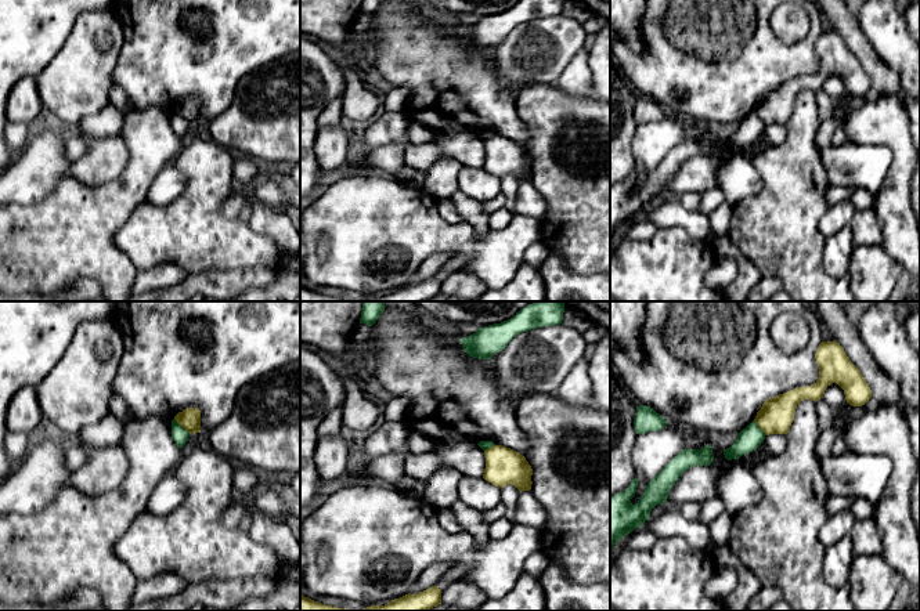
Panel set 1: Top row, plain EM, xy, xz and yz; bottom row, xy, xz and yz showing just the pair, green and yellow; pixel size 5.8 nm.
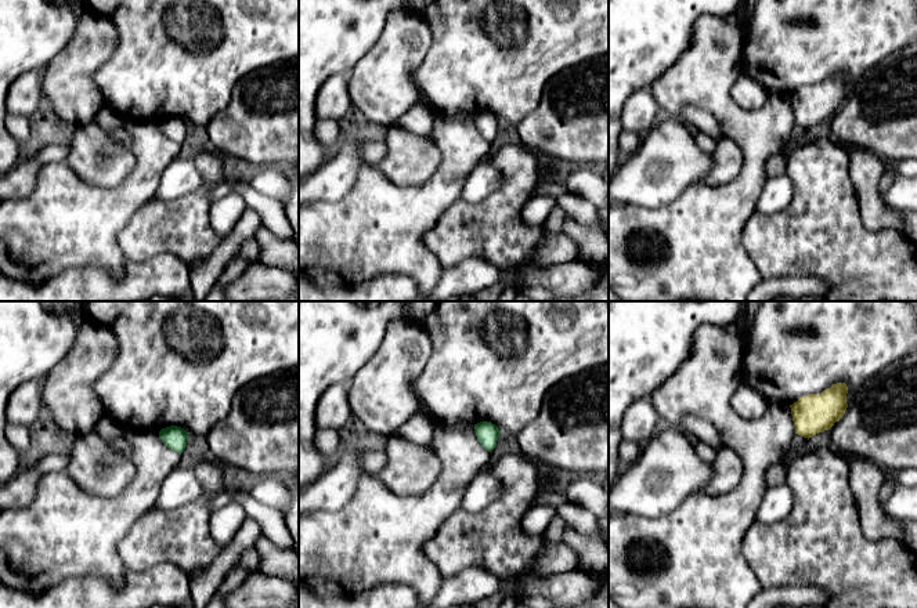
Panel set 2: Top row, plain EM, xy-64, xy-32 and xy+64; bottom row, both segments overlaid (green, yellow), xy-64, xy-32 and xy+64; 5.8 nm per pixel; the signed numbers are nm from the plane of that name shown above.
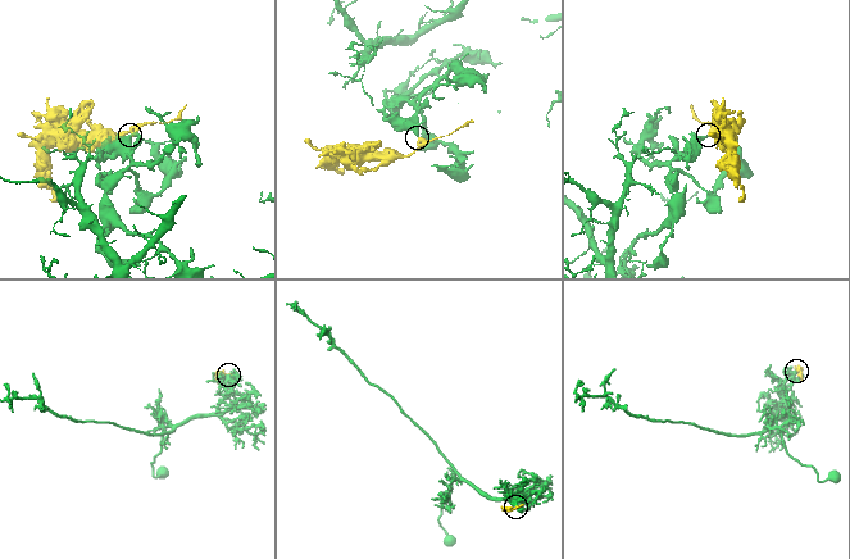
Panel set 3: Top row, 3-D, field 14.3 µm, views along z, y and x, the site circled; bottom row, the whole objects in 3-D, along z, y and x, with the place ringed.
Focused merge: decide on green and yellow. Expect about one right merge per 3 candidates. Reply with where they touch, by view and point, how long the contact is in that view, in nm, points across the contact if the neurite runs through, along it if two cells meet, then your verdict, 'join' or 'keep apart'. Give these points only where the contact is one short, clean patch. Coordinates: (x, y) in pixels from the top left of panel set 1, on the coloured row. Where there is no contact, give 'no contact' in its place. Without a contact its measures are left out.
contact xy (180, 425); length 130 nm; border xy (173, 419), (190, 433); keep apart

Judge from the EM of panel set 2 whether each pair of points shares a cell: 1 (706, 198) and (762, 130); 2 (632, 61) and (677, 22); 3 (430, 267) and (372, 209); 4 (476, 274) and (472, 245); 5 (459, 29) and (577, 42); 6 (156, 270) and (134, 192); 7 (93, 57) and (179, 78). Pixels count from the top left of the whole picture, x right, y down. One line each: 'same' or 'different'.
1: same
2: same
3: same
4: different
5: same
6: different
7: different

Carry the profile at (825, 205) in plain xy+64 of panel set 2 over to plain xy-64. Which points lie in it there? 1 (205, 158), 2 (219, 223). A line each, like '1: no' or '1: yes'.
1: yes
2: no

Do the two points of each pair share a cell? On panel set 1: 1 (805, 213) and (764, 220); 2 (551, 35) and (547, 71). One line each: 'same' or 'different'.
1: same
2: same

